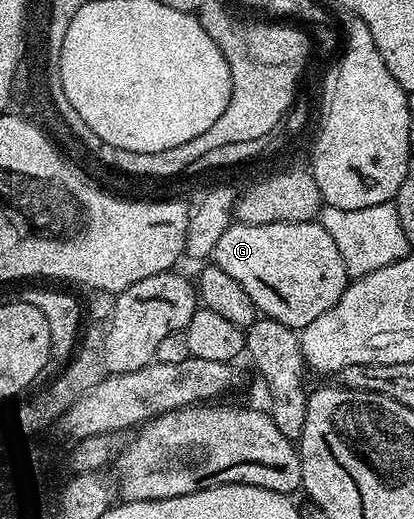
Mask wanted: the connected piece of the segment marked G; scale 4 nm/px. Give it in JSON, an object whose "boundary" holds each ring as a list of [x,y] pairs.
{"boundary":[[[319,221],[311,222],[279,222],[278,224],[258,224],[251,226],[245,222],[236,222],[222,232],[216,245],[214,264],[222,268],[233,280],[242,284],[246,296],[254,300],[257,311],[265,318],[278,320],[278,324],[286,324],[291,330],[301,331],[310,320],[318,320],[322,312],[330,312],[334,304],[348,287],[349,277],[346,264],[342,264],[342,256],[334,245],[330,232],[320,226]]]}

